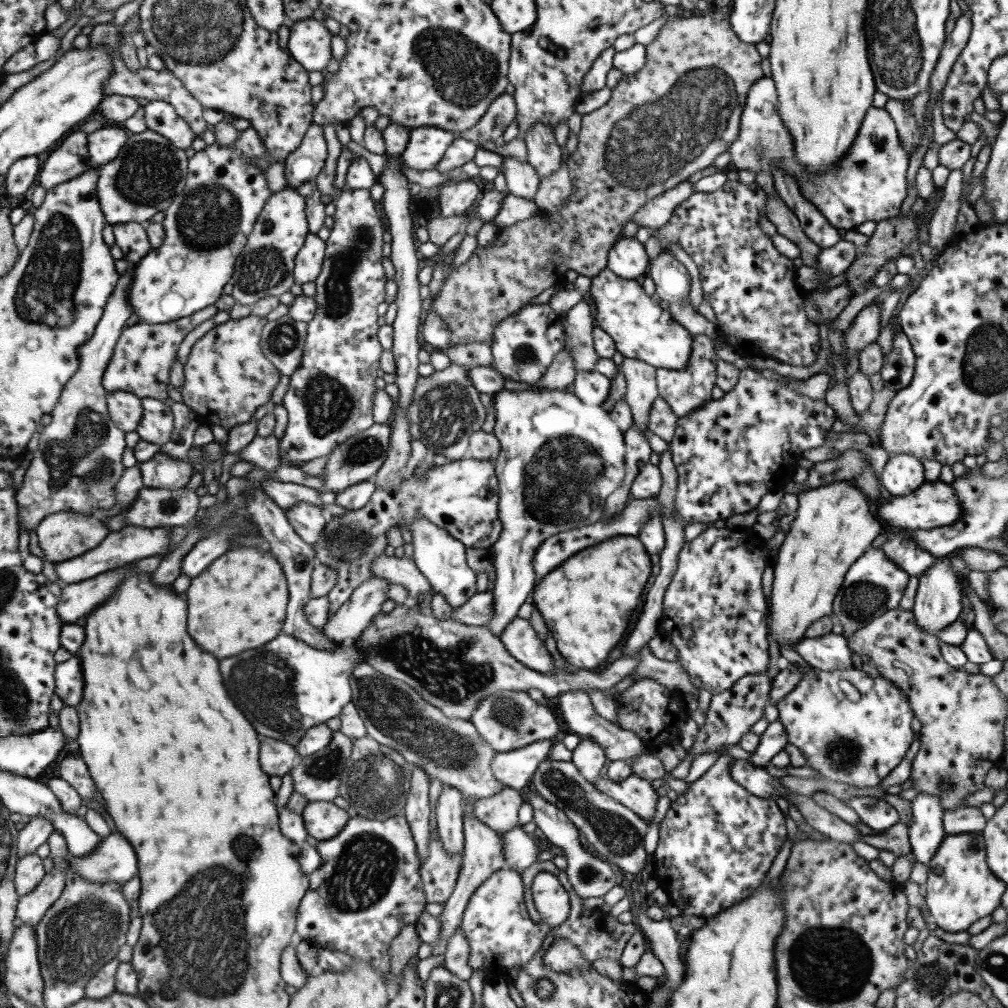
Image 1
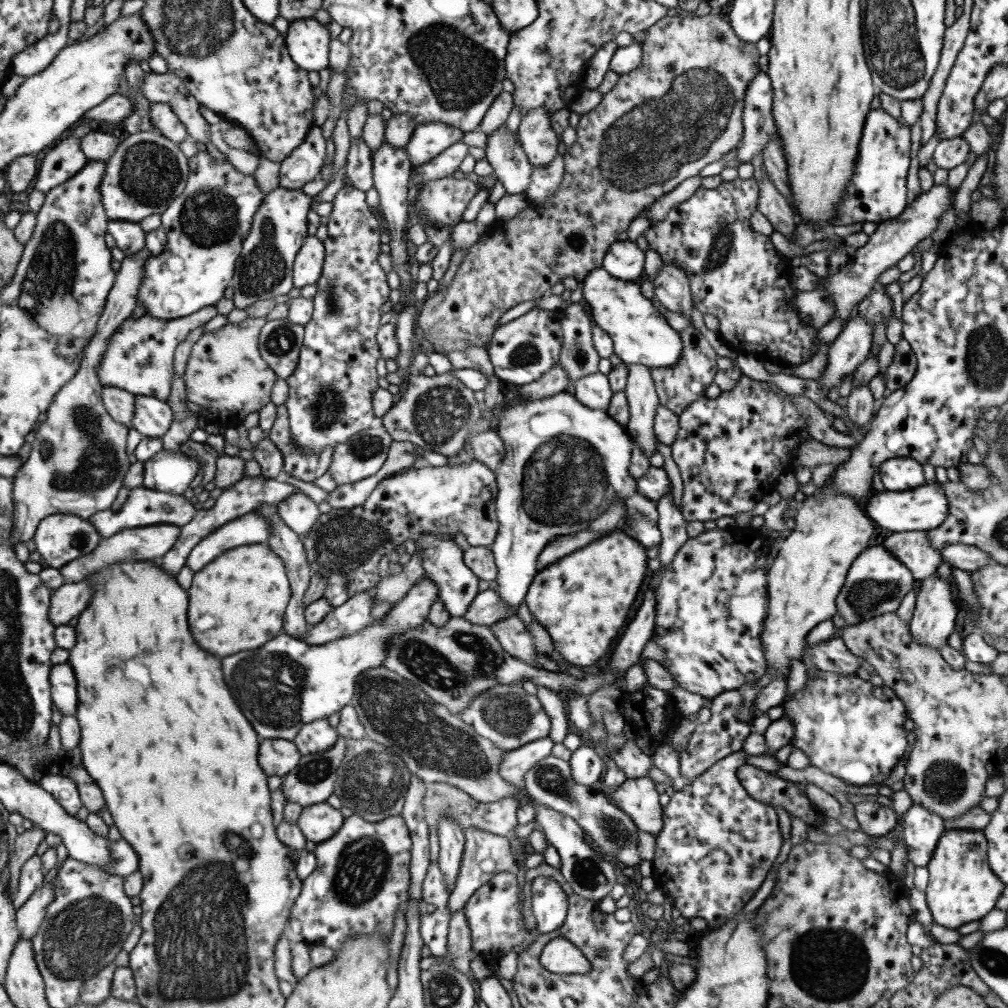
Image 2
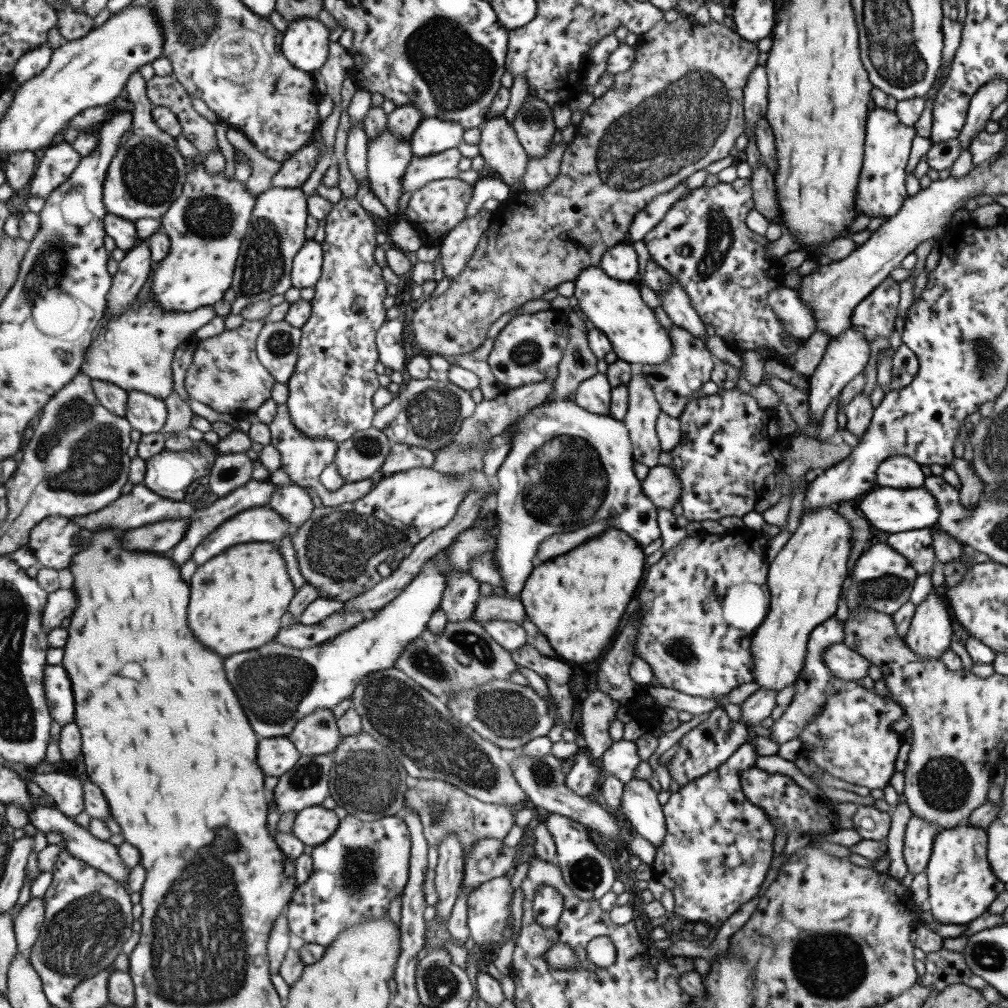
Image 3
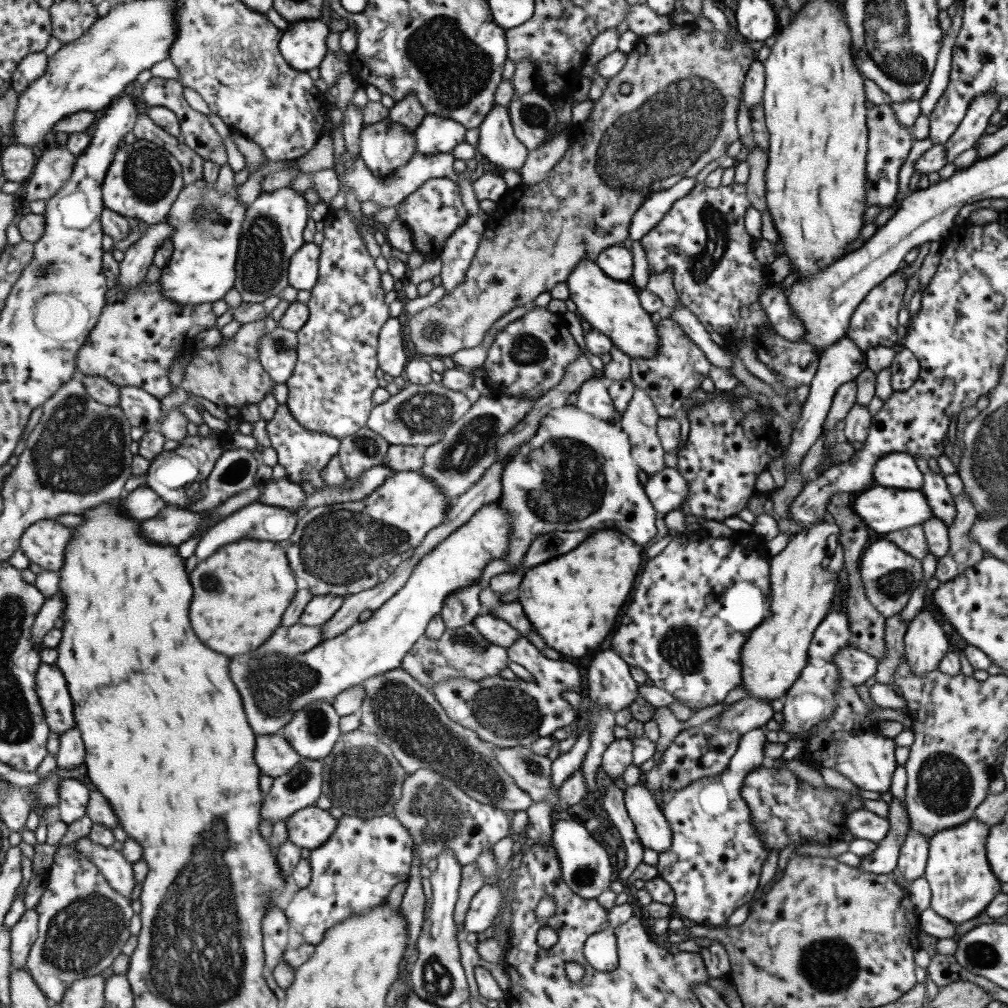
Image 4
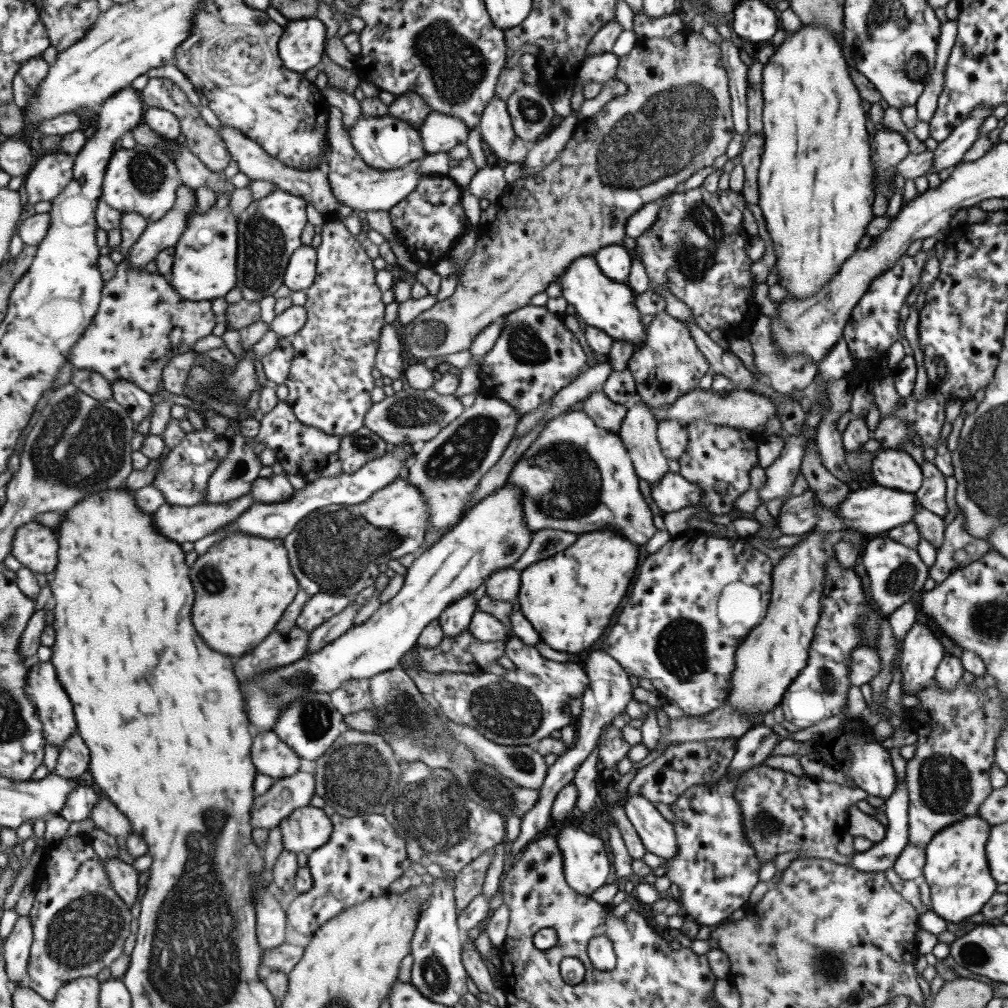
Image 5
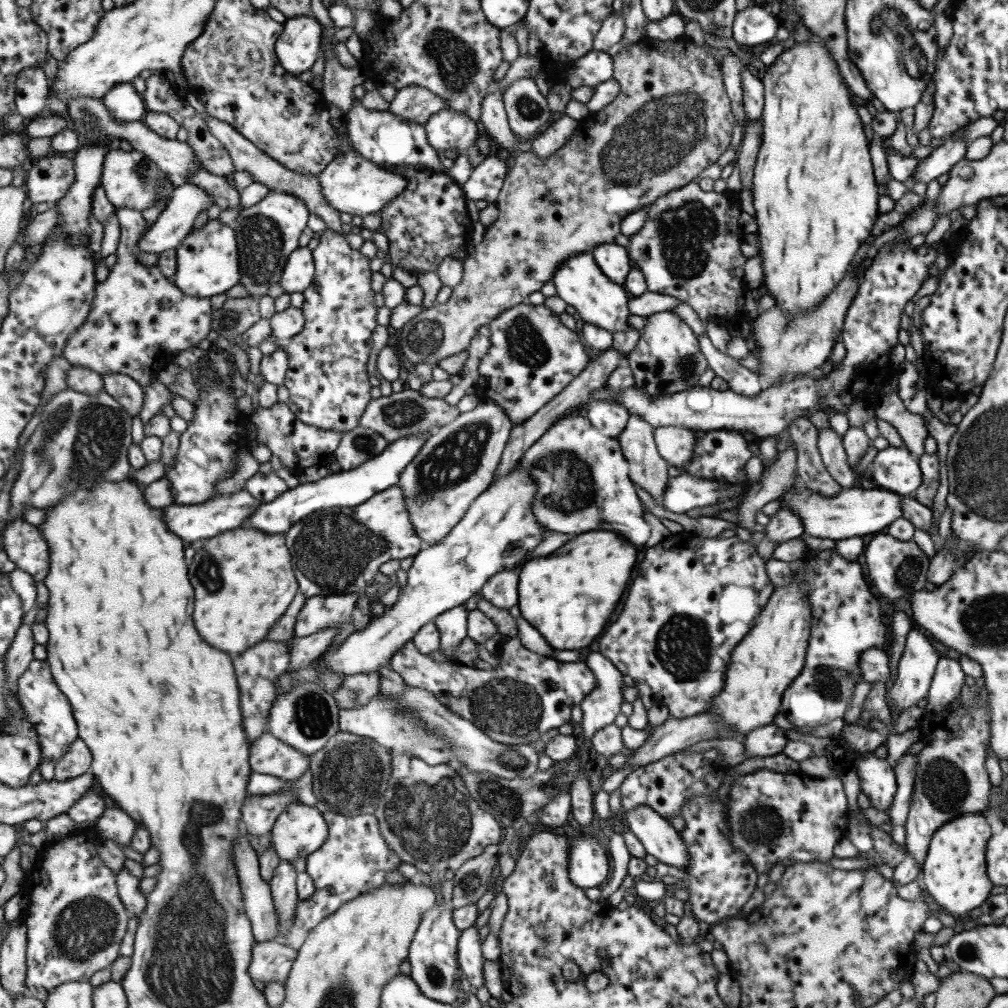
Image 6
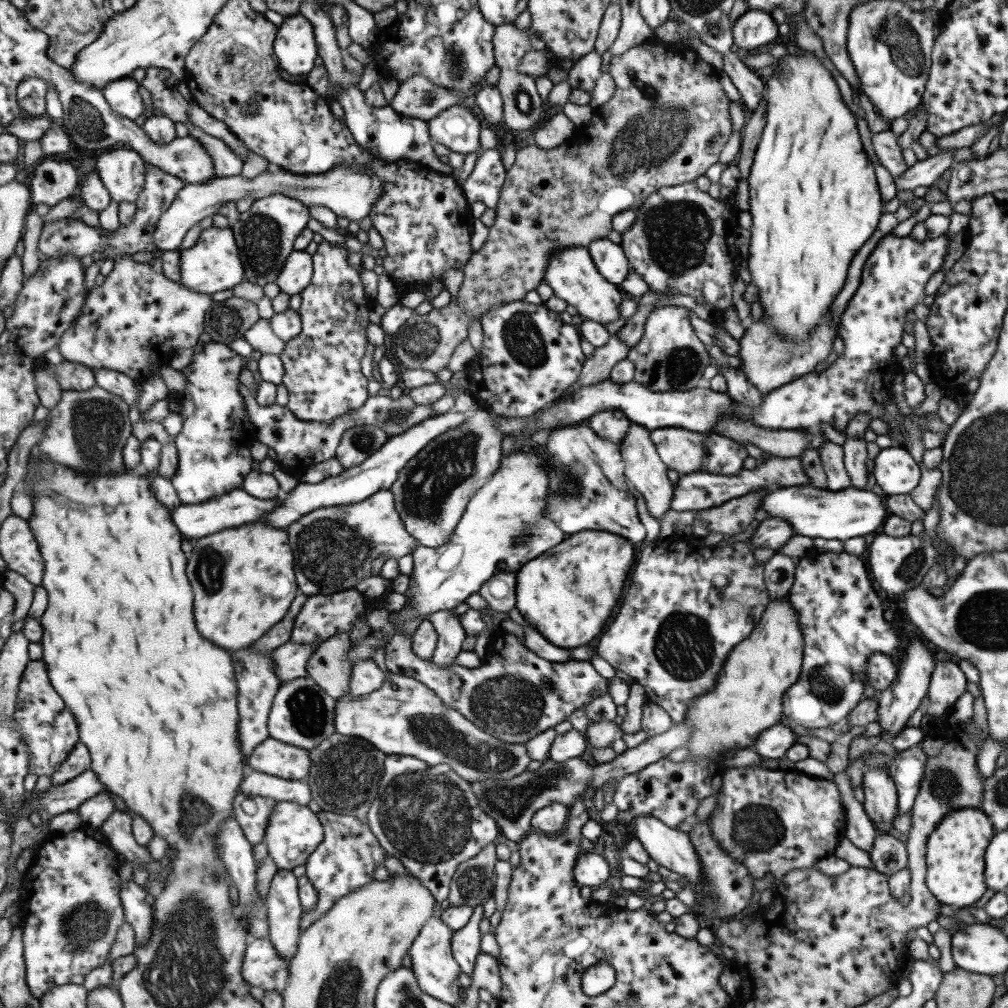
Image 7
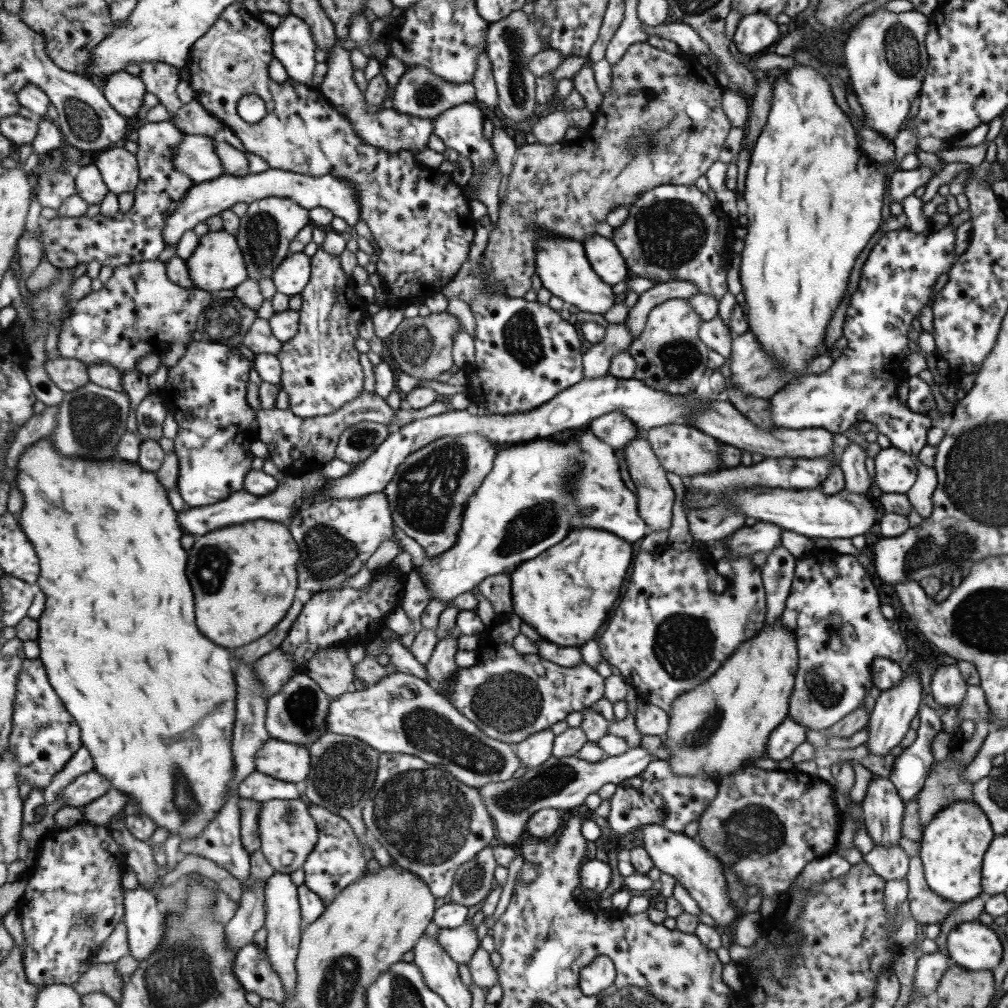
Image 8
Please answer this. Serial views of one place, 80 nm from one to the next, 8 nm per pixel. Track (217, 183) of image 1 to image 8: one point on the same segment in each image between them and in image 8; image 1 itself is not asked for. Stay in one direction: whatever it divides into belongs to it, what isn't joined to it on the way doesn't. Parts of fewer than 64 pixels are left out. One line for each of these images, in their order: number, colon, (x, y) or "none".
2: (206, 227)
3: (207, 225)
4: (207, 229)
5: (205, 268)
6: (209, 259)
7: (214, 263)
8: (218, 263)

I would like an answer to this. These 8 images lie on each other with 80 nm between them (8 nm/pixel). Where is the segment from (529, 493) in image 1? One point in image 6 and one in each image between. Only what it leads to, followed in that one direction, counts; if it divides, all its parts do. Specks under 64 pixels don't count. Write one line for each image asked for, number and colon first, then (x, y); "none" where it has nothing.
2: (563, 462)
3: (566, 467)
4: (576, 472)
5: (576, 476)
6: (582, 477)

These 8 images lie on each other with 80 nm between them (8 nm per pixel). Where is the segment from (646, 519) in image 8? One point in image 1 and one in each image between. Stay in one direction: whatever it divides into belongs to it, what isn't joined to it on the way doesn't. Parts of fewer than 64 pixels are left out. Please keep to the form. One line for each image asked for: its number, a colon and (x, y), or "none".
1: (640, 392)
2: (642, 401)
3: (642, 409)
4: (638, 421)
5: (637, 432)
6: (647, 469)
7: (642, 467)

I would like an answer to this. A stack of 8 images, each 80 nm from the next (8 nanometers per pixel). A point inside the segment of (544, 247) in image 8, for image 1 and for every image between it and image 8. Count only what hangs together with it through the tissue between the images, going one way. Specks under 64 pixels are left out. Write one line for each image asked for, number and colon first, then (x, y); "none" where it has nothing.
1: (641, 328)
2: (640, 335)
3: (614, 307)
4: (610, 306)
5: (601, 303)
6: (579, 283)
7: (570, 272)

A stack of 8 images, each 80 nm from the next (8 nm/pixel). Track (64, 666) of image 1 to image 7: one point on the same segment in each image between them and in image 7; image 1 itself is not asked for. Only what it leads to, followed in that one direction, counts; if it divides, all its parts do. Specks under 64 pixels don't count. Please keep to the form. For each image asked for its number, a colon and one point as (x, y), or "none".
2: (65, 688)
3: (58, 686)
4: (56, 698)
5: (56, 710)
6: (45, 705)
7: (50, 730)

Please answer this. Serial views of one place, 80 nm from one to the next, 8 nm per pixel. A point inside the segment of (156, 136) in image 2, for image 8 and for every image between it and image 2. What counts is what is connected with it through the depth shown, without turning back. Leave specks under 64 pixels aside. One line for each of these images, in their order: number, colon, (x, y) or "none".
3: (146, 177)
4: (145, 181)
5: (143, 180)
6: (131, 180)
7: (124, 171)
8: (120, 169)

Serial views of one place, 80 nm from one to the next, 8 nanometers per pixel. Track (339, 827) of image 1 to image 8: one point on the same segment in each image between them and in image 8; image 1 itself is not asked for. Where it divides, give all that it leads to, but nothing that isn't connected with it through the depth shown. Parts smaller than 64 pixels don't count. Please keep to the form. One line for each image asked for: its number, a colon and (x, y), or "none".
2: (319, 822)
3: (315, 825)
4: (310, 828)
5: (306, 829)
6: (301, 830)
7: (294, 831)
8: (289, 833)

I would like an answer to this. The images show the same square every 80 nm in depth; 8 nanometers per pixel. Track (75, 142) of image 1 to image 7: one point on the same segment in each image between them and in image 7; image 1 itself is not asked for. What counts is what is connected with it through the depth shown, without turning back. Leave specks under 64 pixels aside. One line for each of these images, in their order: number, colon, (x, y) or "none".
2: (66, 159)
3: (60, 161)
4: (55, 166)
5: (53, 171)
6: (48, 180)
7: (51, 182)

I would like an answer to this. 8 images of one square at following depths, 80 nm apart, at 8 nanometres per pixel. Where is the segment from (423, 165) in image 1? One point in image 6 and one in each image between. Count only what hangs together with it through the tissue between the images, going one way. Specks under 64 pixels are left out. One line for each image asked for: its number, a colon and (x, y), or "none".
2: (428, 140)
3: (431, 136)
4: (434, 134)
5: (439, 132)
6: (445, 130)

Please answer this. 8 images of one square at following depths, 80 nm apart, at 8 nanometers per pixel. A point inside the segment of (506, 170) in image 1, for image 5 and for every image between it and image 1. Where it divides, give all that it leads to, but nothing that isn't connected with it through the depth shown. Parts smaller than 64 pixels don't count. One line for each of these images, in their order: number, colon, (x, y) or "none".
2: (502, 151)
3: (498, 146)
4: (497, 143)
5: (494, 127)

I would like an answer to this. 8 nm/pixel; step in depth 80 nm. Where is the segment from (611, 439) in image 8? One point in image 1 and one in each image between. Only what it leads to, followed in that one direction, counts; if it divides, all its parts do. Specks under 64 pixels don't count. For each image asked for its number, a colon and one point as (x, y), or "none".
1: (590, 387)
2: (593, 391)
3: (593, 394)
4: (592, 397)
5: (609, 415)
6: (609, 417)
7: (612, 425)

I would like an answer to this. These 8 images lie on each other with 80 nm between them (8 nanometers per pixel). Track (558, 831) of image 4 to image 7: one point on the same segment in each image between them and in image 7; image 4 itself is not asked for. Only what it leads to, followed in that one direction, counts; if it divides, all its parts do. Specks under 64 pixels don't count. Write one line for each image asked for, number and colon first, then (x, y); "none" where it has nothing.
5: (585, 864)
6: (587, 860)
7: (590, 870)

